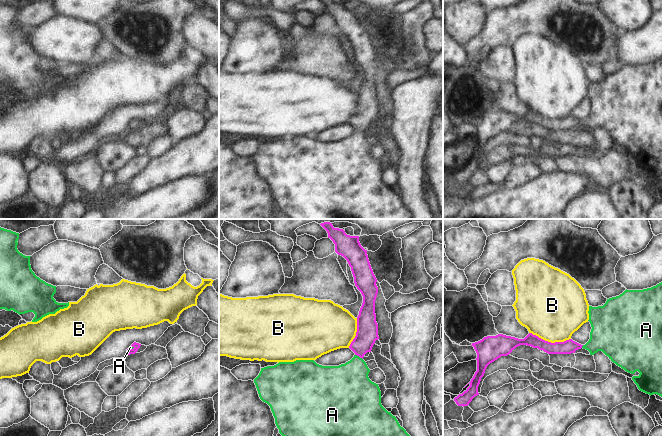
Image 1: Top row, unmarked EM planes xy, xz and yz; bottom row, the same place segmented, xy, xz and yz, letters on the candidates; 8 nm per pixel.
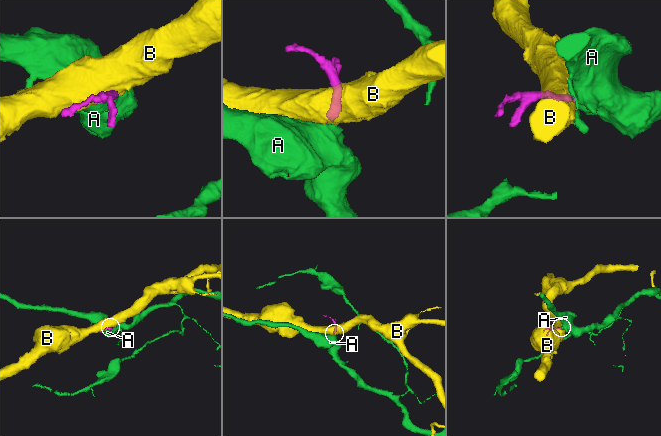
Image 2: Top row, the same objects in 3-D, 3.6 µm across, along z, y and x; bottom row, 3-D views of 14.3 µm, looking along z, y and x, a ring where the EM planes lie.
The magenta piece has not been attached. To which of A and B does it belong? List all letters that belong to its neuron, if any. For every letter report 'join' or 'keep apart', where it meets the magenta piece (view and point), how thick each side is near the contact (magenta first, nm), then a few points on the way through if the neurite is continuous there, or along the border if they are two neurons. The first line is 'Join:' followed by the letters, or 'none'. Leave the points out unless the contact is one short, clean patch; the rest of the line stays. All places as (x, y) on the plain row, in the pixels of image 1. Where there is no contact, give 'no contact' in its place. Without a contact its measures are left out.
Join: A
A: join | xz (359, 132) | 180/360 nm | across xz (367, 104), (359, 132), (356, 147), (348, 161)
B: keep apart | yz (550, 118) | 110/480 nm | along yz (529, 108), (551, 118), (563, 118), (570, 115)

